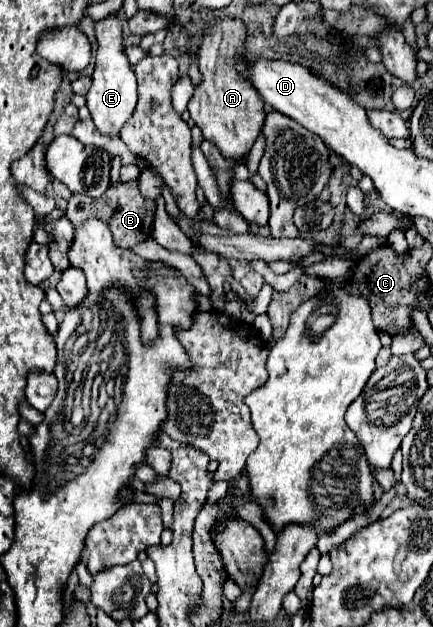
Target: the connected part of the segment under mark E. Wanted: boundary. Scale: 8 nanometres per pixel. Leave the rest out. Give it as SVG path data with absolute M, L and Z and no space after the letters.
M108 16L100 22L96 22L96 40L98 40L98 54L96 54L96 68L92 74L92 88L86 94L88 108L92 112L92 120L96 128L104 136L120 136L122 126L132 118L132 112L136 108L136 76L132 72L132 66L124 54L122 46L122 28L120 20L116 16Z

